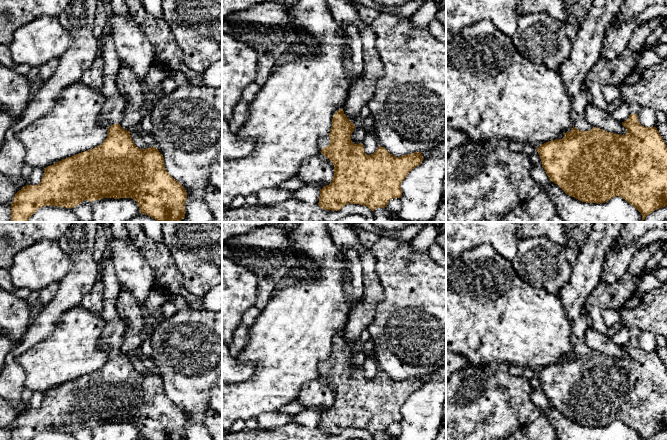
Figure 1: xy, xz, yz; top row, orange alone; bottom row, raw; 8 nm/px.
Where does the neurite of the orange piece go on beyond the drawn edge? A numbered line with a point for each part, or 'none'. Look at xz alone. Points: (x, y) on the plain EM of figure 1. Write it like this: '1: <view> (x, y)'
1: xz (324, 365)

